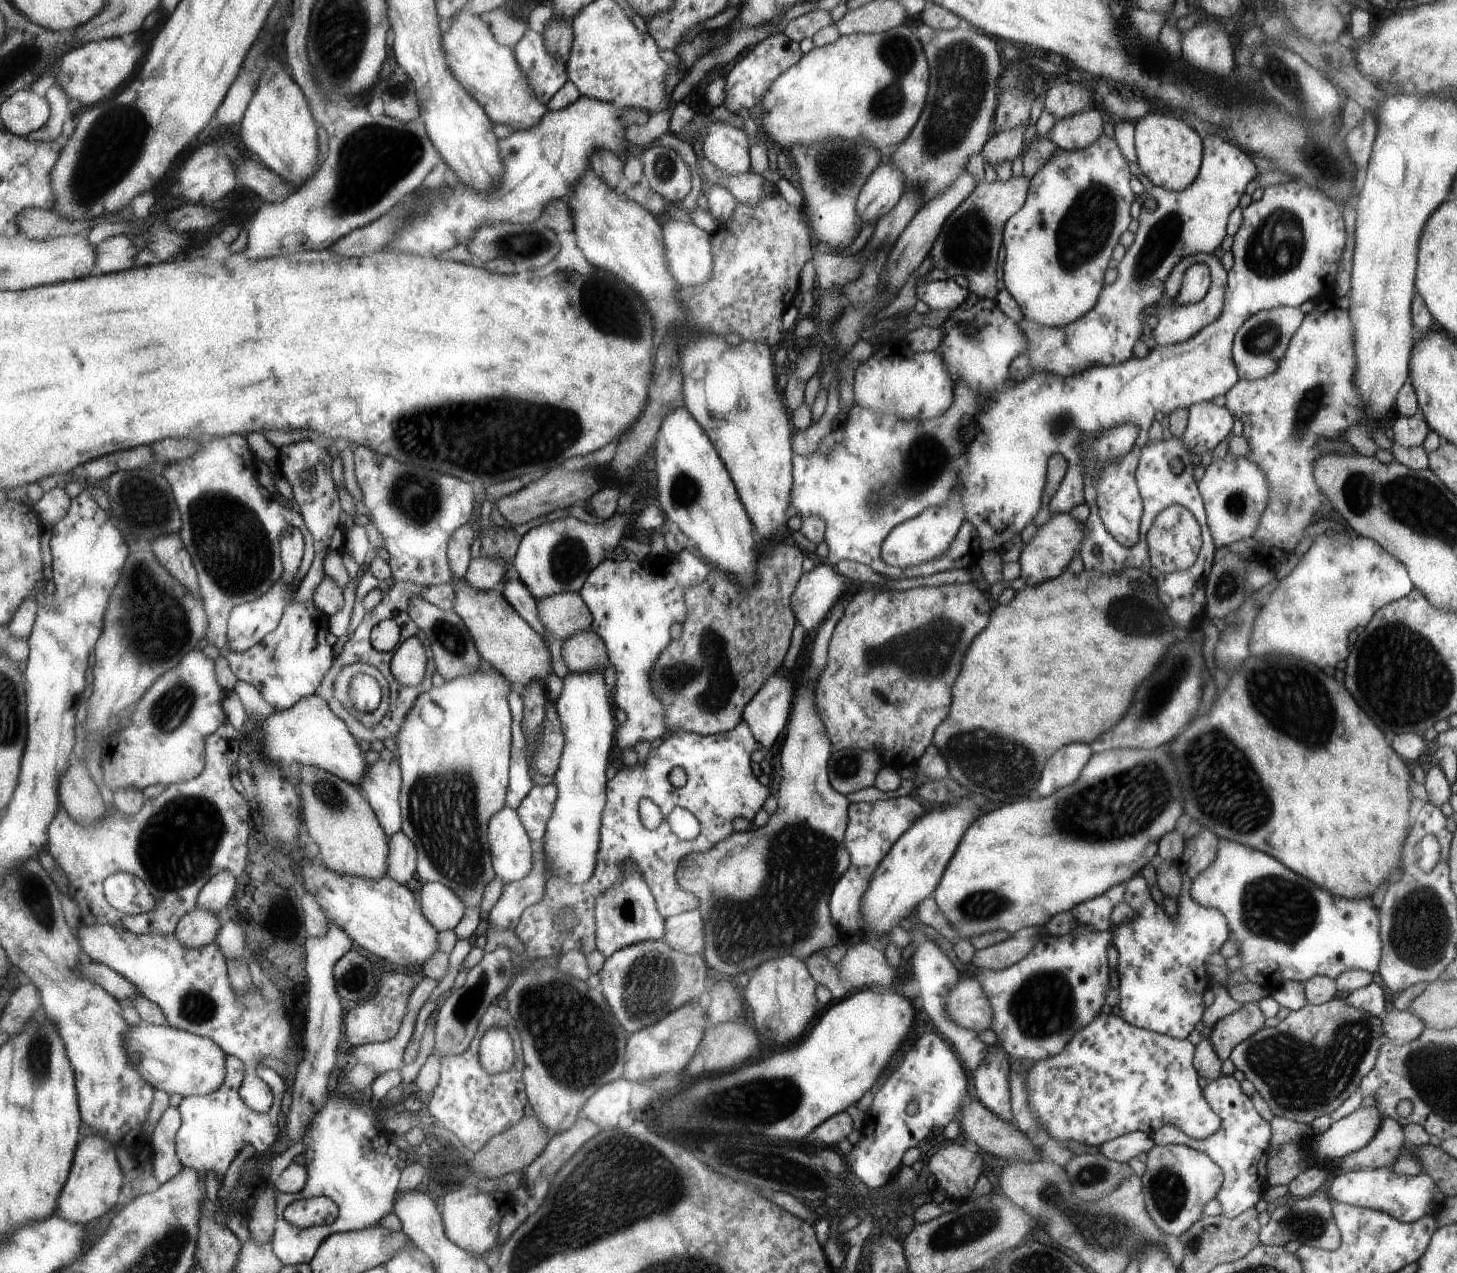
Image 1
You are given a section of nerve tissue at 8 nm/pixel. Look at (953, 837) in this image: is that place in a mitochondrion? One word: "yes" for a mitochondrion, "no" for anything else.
no

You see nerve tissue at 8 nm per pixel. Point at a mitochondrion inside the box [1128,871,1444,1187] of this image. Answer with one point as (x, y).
(1302, 1076)

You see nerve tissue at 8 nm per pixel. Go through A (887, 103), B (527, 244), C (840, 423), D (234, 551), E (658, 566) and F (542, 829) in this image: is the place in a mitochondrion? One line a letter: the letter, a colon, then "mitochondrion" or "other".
A: mitochondrion
B: mitochondrion
C: other
D: mitochondrion
E: other
F: other

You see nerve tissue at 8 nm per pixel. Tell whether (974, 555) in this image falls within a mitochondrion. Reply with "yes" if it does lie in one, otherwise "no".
no

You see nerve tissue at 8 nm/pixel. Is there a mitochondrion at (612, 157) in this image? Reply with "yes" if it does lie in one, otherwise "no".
no

